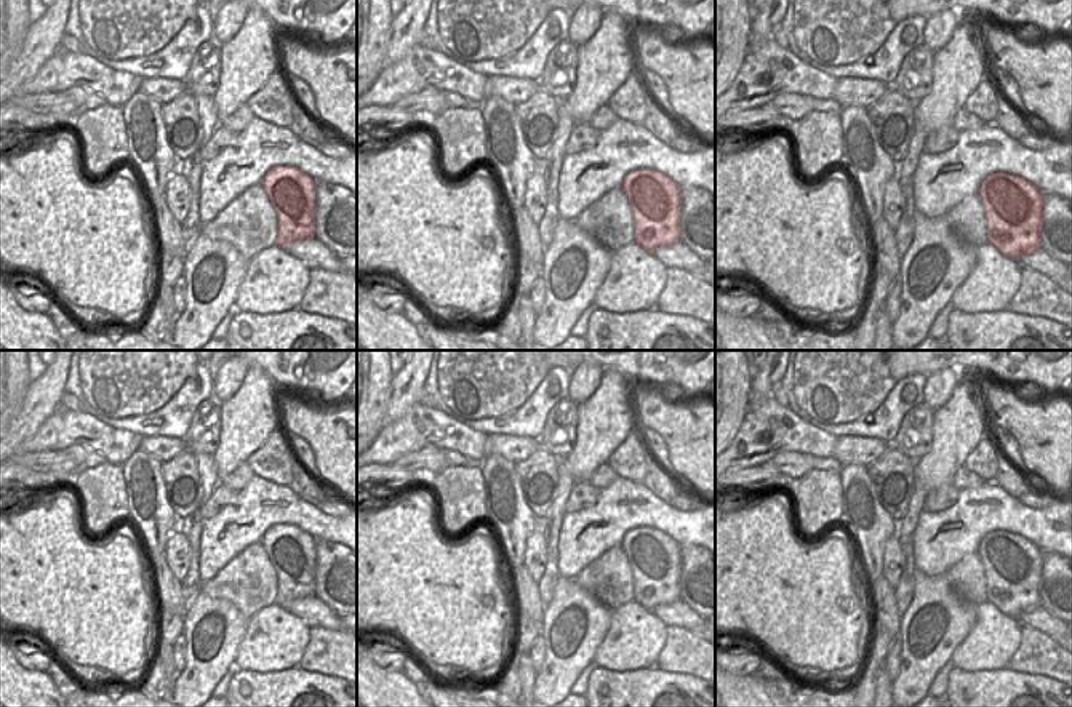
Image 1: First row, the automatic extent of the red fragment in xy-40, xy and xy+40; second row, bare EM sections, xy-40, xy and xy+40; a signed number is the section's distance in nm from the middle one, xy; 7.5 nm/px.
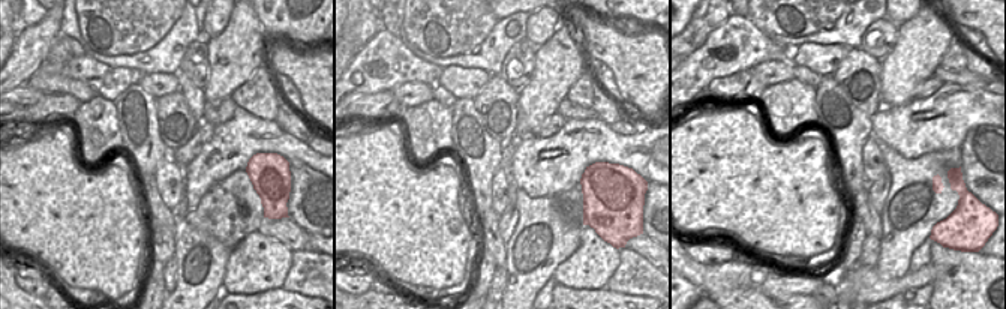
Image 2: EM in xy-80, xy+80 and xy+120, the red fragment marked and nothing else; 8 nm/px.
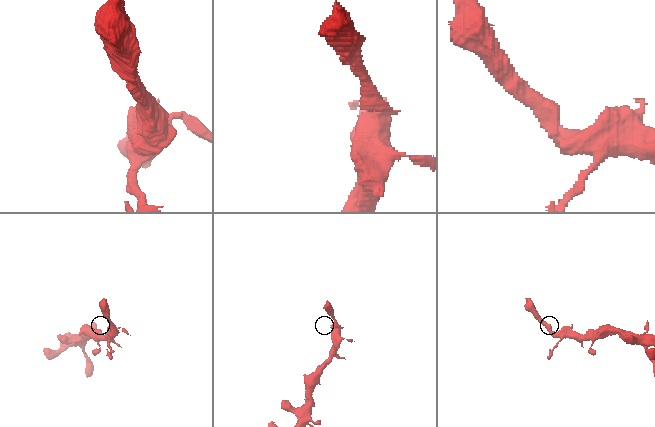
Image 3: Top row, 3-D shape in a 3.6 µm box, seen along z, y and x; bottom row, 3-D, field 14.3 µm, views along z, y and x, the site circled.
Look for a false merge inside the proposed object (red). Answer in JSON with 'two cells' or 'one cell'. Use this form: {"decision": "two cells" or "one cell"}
{"decision": "two cells"}

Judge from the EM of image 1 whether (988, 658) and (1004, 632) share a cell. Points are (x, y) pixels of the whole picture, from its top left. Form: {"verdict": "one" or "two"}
{"verdict": "one"}

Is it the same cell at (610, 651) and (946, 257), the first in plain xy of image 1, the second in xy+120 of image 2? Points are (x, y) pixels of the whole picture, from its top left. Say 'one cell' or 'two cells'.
one cell

